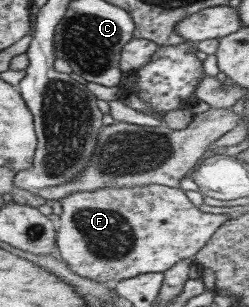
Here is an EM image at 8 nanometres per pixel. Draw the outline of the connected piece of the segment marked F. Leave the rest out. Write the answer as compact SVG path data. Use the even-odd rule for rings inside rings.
M166 185L108 186L94 191L80 191L62 198L62 213L58 222L56 245L61 259L78 275L104 283L111 279L122 281L141 273L165 272L184 258L194 257L201 247L230 214L202 212L194 206L184 190Z

